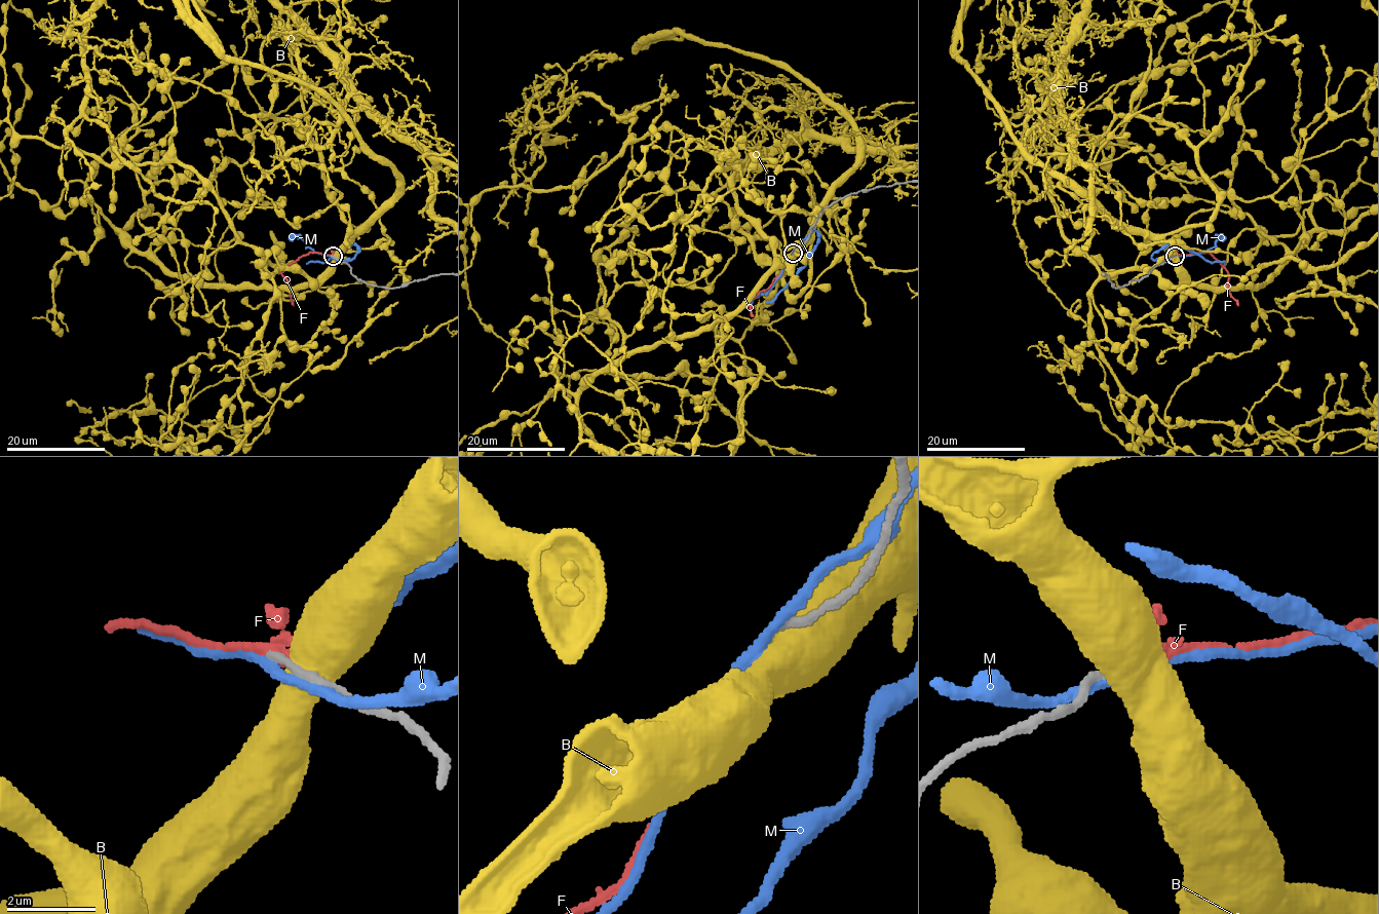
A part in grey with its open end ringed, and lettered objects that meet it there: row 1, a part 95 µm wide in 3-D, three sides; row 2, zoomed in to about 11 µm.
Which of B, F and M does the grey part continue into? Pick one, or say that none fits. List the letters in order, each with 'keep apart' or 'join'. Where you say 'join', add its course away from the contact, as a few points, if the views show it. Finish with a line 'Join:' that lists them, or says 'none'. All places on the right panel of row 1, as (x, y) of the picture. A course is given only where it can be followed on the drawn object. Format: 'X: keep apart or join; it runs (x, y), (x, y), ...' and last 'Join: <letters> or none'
B: keep apart
F: join; it runs (1176, 256), (1209, 253), (1226, 270), (1229, 294), (1238, 305)
M: keep apart
Join: F

